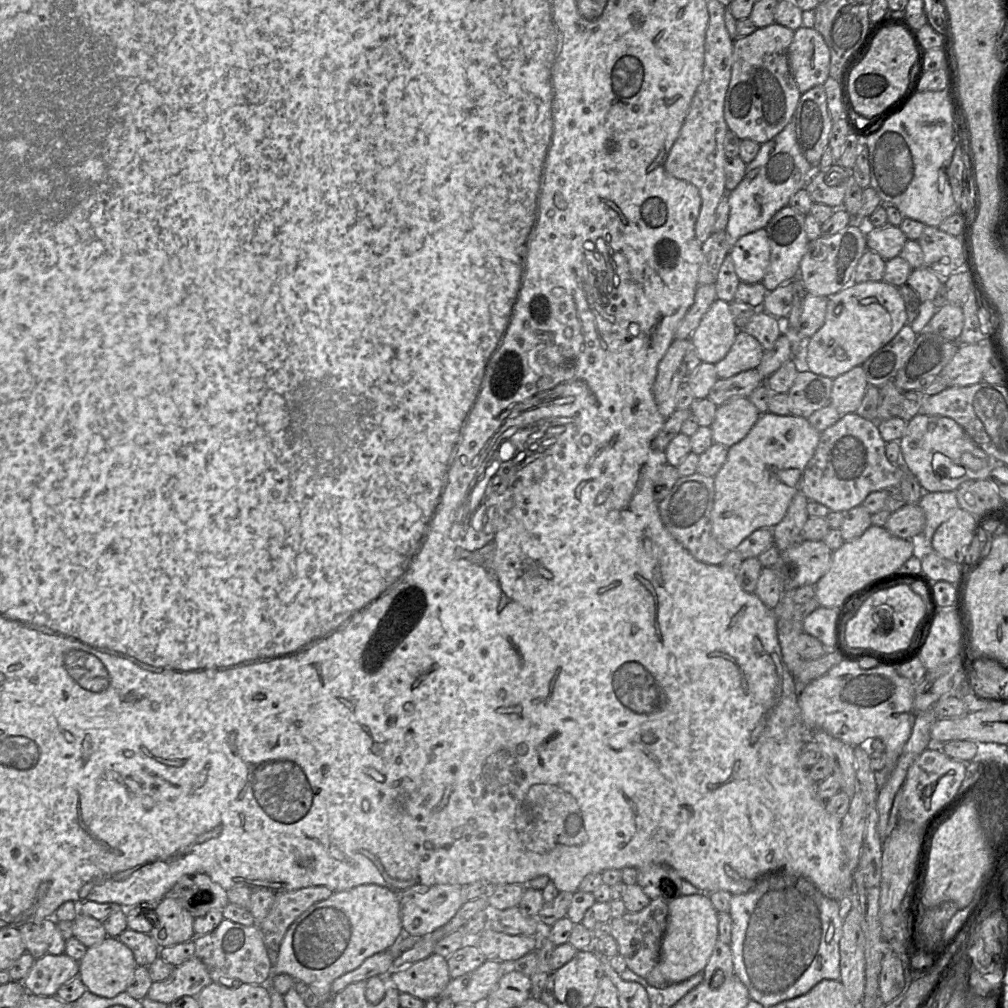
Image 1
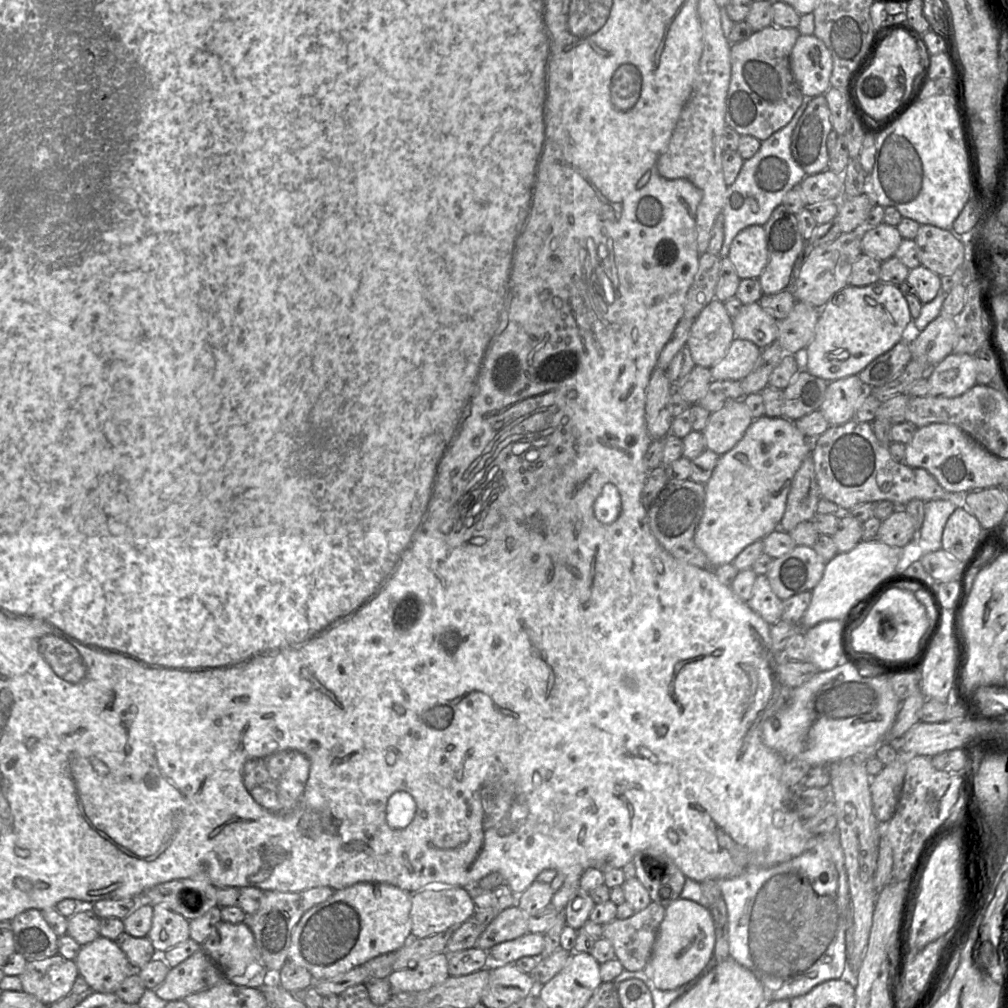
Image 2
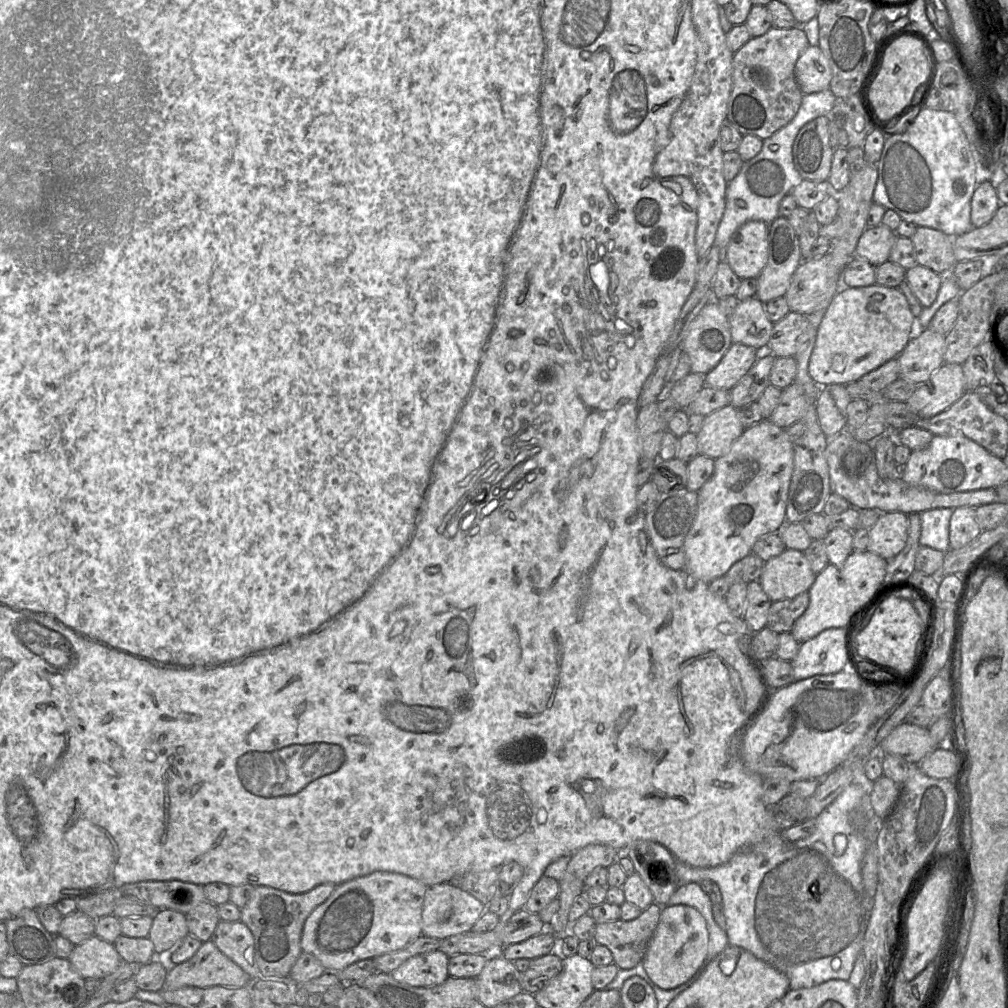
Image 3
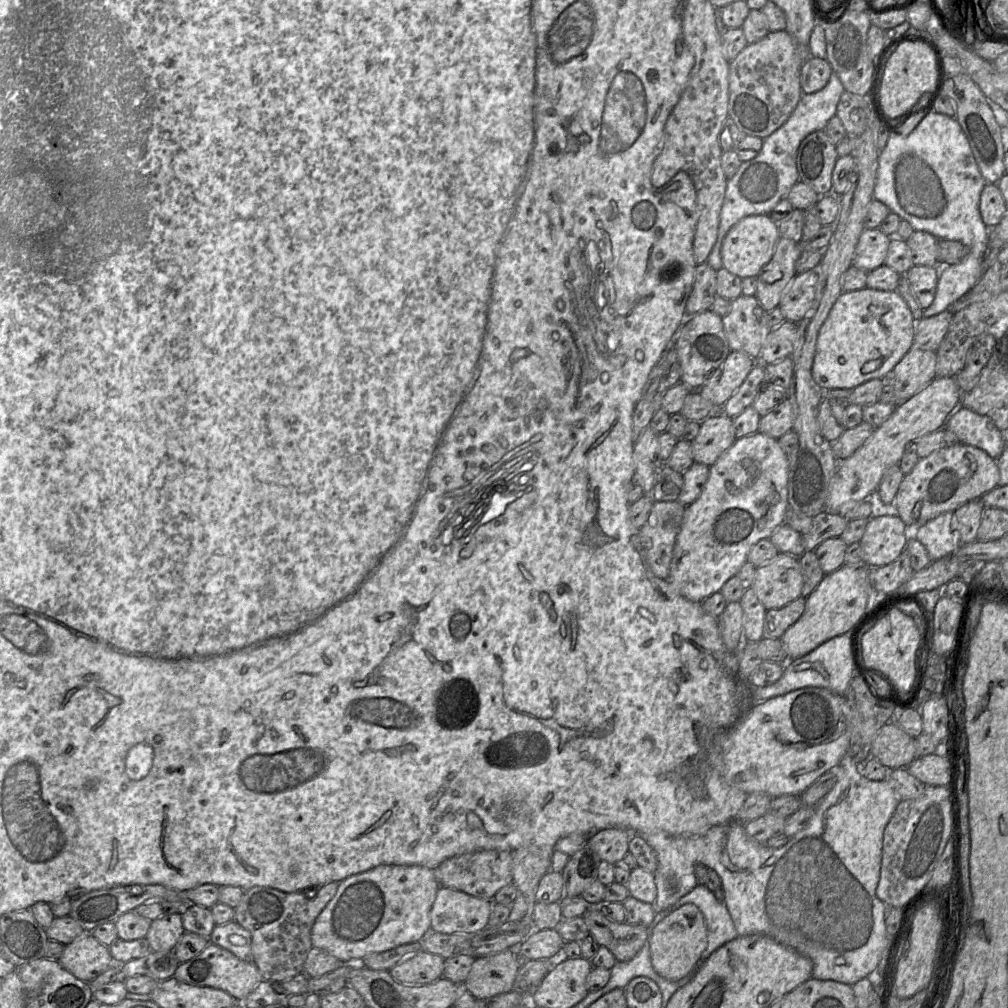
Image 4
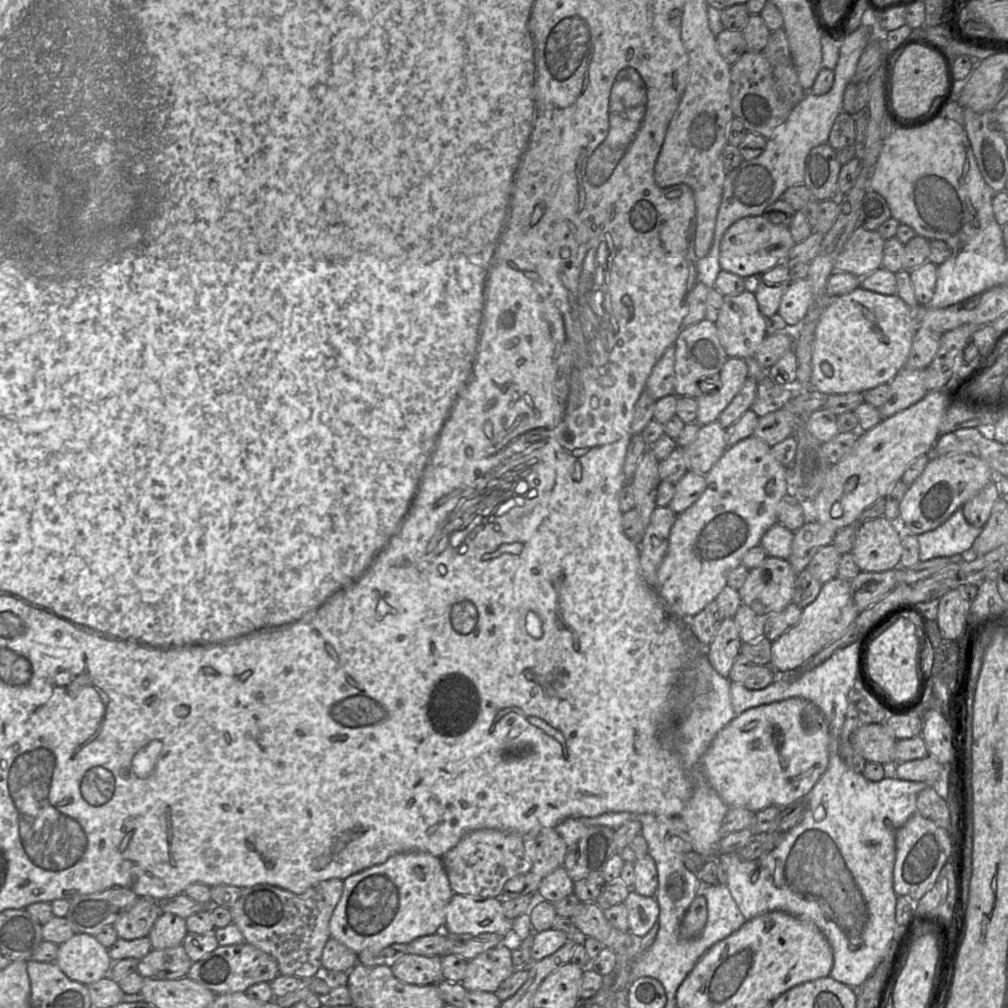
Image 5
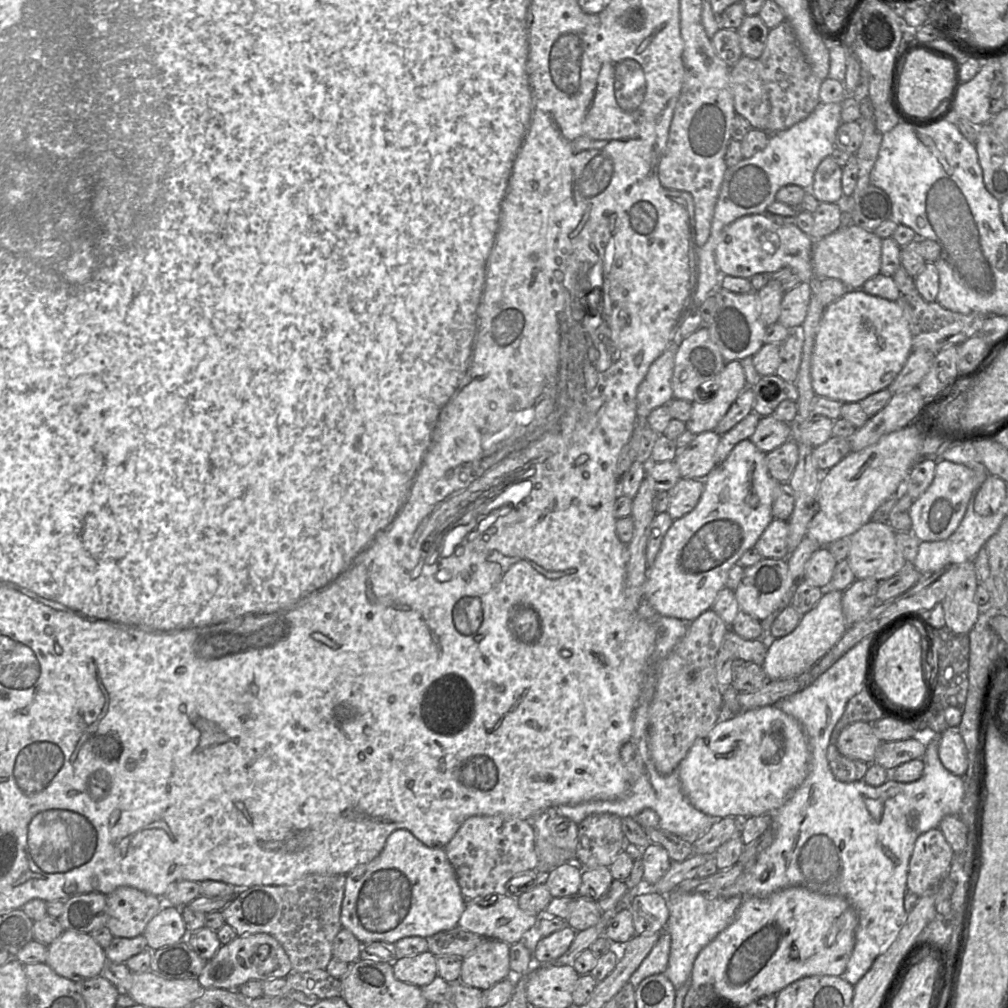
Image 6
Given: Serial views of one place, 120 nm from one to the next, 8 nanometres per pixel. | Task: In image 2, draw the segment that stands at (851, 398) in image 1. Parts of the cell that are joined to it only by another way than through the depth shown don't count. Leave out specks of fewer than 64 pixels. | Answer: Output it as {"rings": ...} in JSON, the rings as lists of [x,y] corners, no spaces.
{"rings":[[[859,375],[829,382],[819,410],[830,426],[844,424],[854,418],[858,404],[867,392]]]}

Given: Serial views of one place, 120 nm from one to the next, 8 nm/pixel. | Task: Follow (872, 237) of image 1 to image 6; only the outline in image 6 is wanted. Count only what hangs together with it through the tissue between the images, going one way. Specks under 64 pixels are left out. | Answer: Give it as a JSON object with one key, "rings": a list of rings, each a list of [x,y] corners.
{"rings":[[[855,224],[843,225],[825,237],[814,239],[812,247],[812,269],[815,278],[834,278],[842,281],[848,289],[861,289],[867,280],[880,273],[882,240],[874,231],[868,231]]]}

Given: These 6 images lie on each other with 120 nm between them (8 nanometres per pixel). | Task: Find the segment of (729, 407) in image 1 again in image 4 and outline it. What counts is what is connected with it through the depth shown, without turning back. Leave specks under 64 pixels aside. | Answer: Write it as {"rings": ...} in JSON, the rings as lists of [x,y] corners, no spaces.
{"rings":[[[715,411],[700,424],[700,431],[691,442],[694,462],[711,466],[735,442],[733,419]]]}

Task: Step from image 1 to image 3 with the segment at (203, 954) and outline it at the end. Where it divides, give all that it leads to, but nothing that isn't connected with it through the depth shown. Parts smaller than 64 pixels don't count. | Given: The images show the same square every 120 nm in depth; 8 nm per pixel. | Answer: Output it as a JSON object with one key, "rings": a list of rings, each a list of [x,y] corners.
{"rings":[[[220,920],[210,941],[234,963],[246,972],[251,980],[260,978],[256,961],[255,943],[252,932],[241,920]]]}

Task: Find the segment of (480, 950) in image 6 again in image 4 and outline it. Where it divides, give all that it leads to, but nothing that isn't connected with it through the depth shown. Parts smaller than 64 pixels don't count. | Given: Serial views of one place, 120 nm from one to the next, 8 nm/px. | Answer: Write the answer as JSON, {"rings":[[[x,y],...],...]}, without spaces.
{"rings":[[[514,950],[476,957],[463,985],[477,1000],[512,991],[519,967]]]}

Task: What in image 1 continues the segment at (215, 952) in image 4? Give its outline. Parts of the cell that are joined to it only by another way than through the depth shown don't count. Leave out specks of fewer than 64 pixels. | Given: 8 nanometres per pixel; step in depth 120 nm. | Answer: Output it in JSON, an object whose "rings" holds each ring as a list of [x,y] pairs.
{"rings":[[[194,955],[176,966],[167,979],[153,982],[146,997],[169,1005],[184,996],[196,997],[211,982],[207,967]]]}

